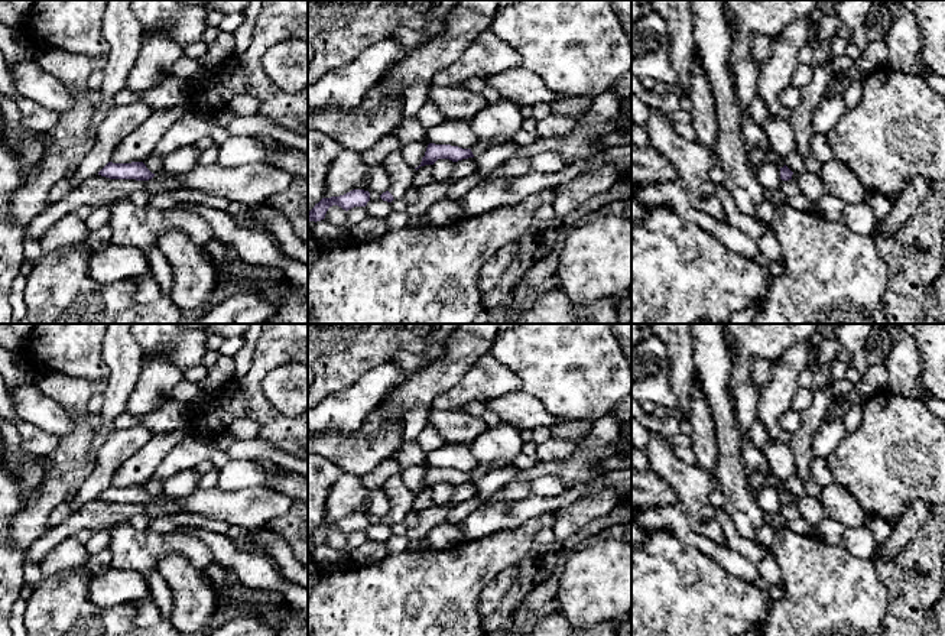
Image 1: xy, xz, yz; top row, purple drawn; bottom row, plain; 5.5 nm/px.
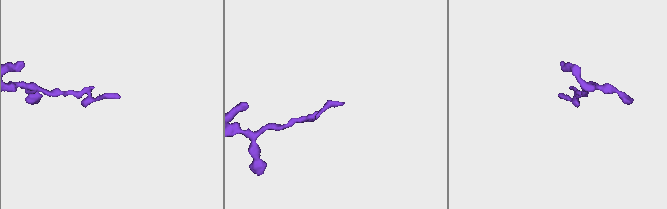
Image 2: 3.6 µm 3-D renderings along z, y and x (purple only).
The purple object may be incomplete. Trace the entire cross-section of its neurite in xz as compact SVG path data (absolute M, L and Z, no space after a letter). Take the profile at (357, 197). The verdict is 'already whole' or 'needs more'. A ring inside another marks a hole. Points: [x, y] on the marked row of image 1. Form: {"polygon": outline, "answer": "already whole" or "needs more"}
{"polygon": "M353 189L340 197L322 198L315 207L308 212L308 221L321 221L329 207L338 205L348 211L354 207L366 207L370 201L370 192L364 189Z", "answer": "already whole"}

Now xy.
{"polygon": "M108 162L98 175L110 179L136 179L136 181L149 181L155 176L143 162L131 163L113 163Z", "answer": "already whole"}

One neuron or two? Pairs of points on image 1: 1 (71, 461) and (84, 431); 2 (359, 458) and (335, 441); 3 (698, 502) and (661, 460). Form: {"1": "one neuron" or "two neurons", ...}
{"1": "one neuron", "2": "one neuron", "3": "one neuron"}

